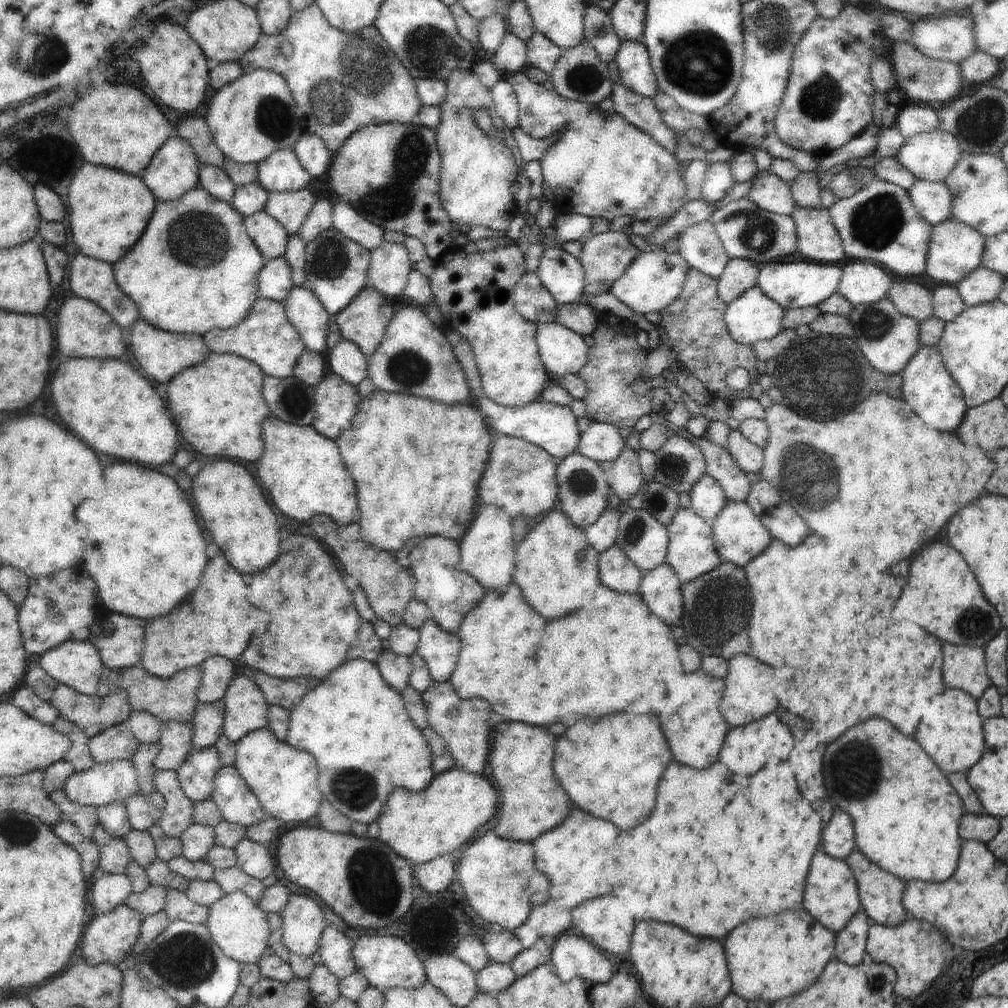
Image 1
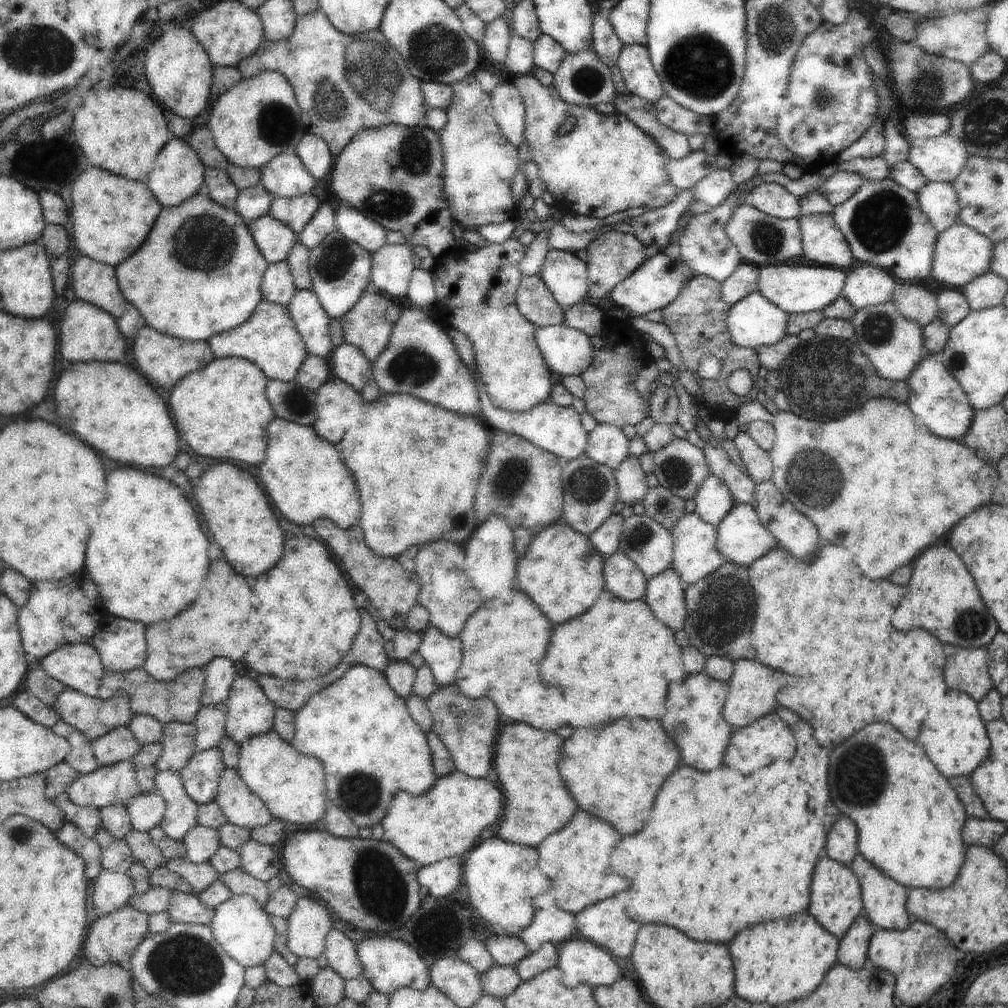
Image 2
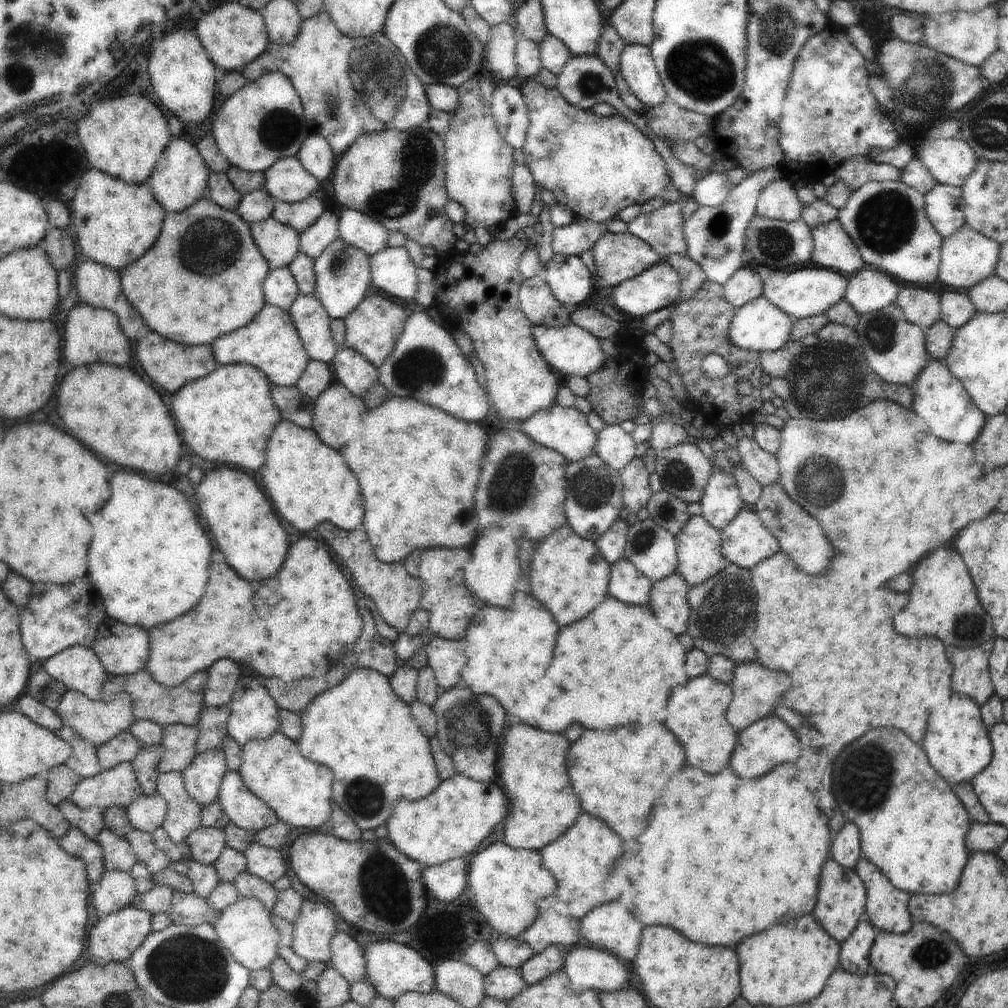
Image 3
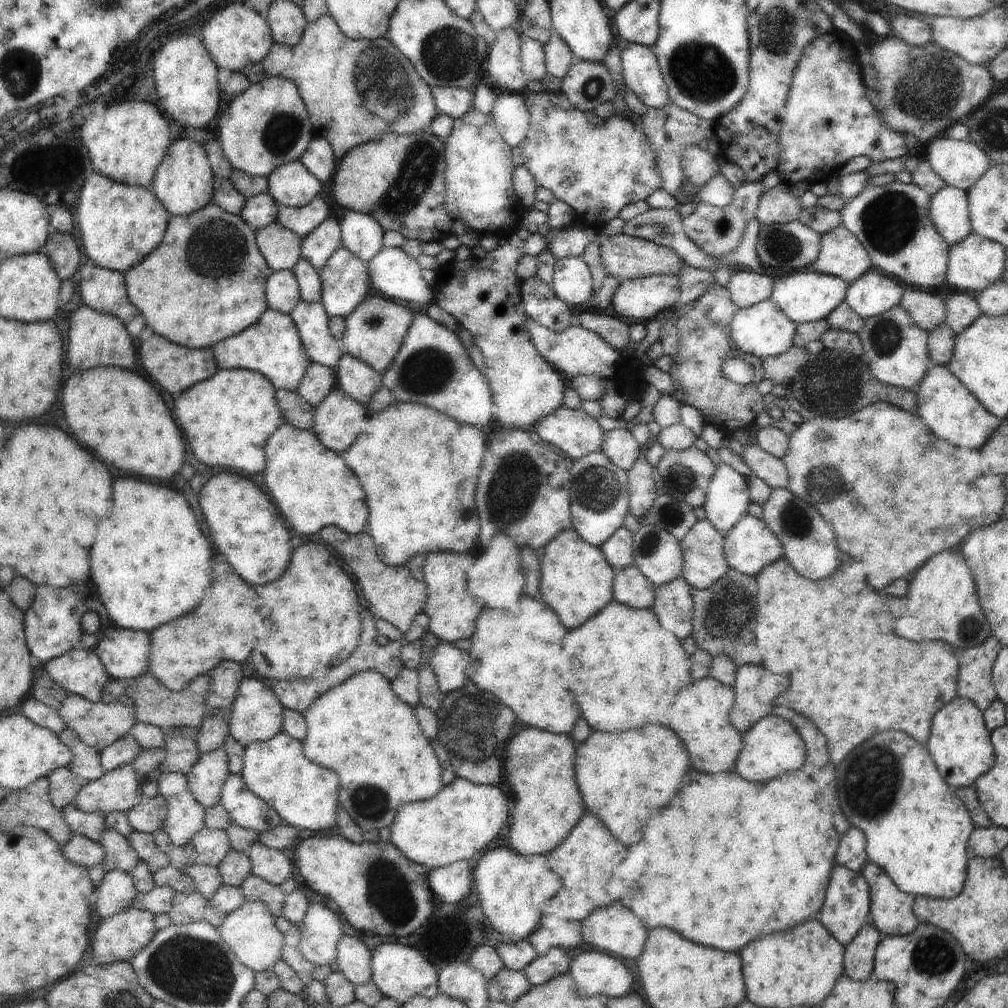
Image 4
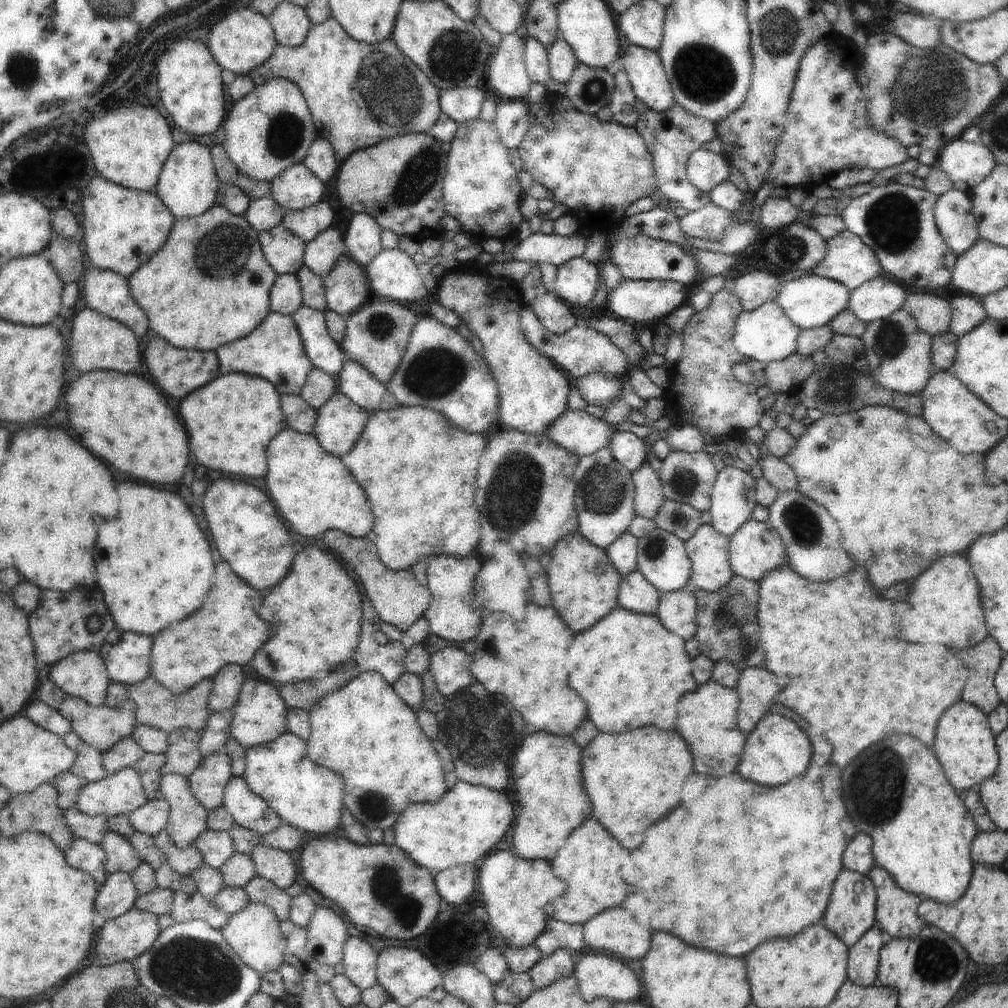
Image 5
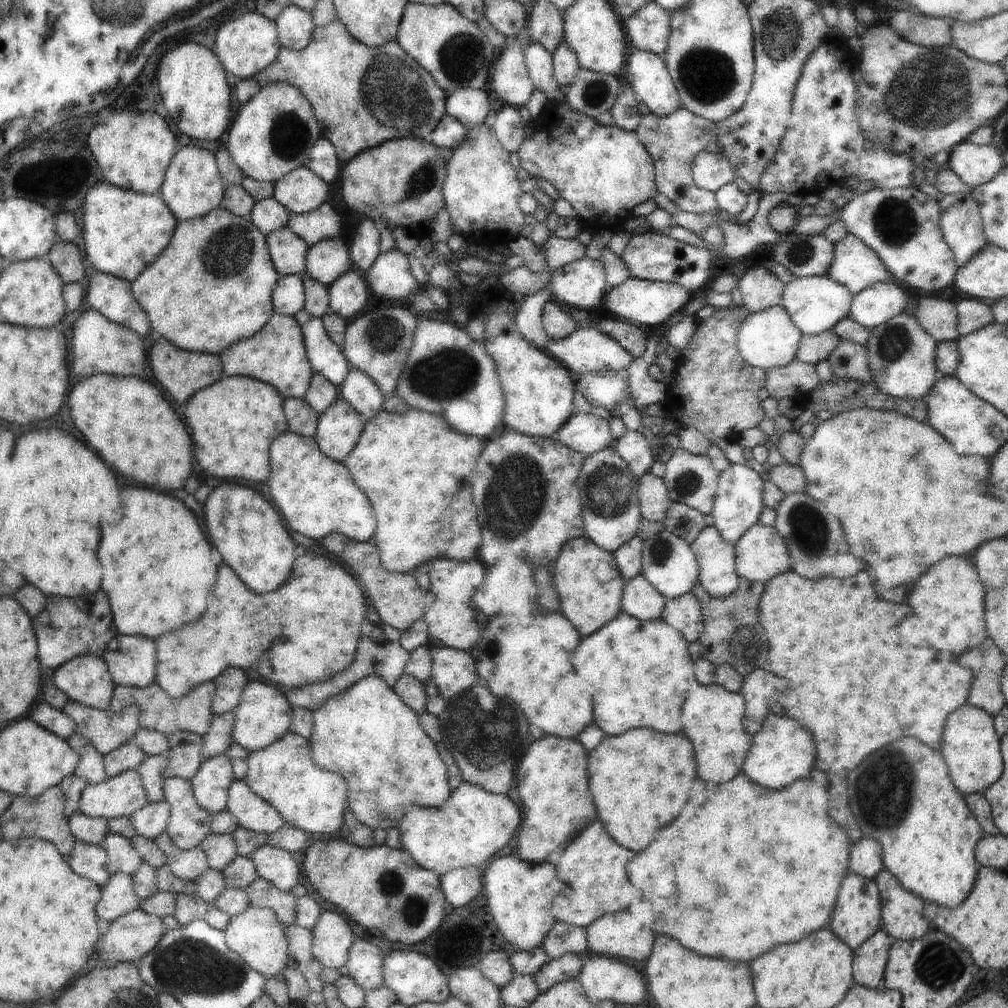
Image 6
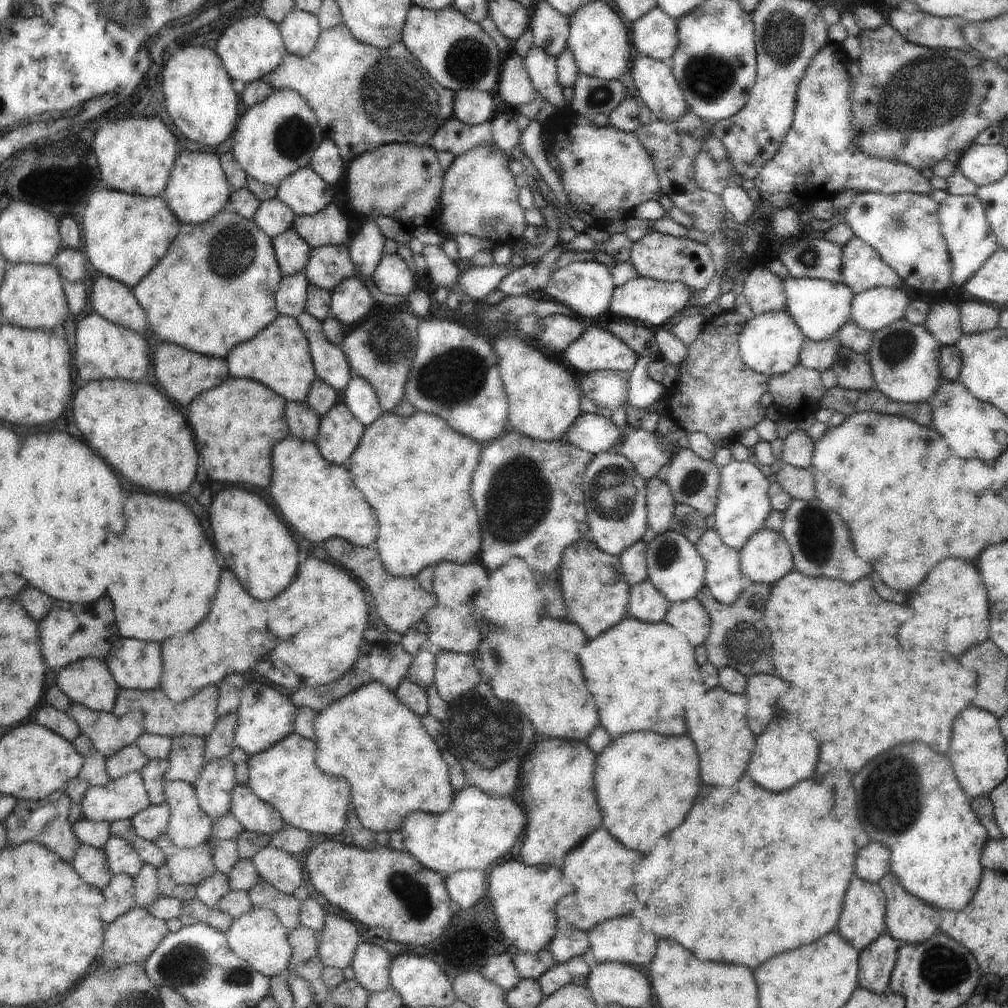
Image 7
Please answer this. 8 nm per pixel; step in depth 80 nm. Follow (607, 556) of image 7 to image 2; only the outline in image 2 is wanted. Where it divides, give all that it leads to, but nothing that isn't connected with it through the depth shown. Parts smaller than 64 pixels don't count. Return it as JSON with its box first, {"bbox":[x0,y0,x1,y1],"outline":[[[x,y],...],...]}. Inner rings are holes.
{"bbox":[517,518,606,624],"outline":[[[560,518],[532,537],[526,554],[518,558],[517,582],[554,624],[562,624],[583,615],[600,599],[606,589],[604,568],[605,557],[594,548],[589,537]]]}

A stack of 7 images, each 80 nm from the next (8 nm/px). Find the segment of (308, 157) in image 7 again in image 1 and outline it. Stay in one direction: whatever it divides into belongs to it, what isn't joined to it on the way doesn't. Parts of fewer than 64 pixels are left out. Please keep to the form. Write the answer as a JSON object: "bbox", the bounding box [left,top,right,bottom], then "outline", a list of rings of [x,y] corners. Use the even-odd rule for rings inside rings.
{"bbox":[205,69,302,164],"outline":[[[256,69],[243,72],[210,98],[205,121],[227,159],[258,164],[278,149],[292,148],[301,138],[302,128],[294,112],[296,104],[286,83],[281,73]]]}

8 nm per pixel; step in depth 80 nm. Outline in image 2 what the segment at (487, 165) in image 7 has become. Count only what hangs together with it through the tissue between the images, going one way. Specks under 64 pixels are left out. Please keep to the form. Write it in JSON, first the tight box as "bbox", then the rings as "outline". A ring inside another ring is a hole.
{"bbox":[438,75,520,230],"outline":[[[468,75],[456,83],[450,84],[453,88],[453,99],[445,110],[448,120],[441,131],[438,131],[445,148],[445,196],[448,198],[450,212],[456,223],[464,230],[476,230],[482,225],[500,224],[514,220],[514,208],[516,200],[512,196],[512,181],[518,172],[520,160],[516,146],[500,132],[494,116],[490,114],[492,104],[488,92],[480,88],[480,84],[474,80],[474,76]]]}

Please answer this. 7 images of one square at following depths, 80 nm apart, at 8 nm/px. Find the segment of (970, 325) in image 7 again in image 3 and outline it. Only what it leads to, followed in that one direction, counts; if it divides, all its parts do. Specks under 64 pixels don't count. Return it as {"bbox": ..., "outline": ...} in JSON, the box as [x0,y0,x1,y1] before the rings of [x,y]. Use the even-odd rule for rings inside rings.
{"bbox":[939,290,977,329],"outline":[[[954,290],[939,296],[939,305],[941,306],[940,320],[953,329],[966,324],[977,313],[968,295]]]}

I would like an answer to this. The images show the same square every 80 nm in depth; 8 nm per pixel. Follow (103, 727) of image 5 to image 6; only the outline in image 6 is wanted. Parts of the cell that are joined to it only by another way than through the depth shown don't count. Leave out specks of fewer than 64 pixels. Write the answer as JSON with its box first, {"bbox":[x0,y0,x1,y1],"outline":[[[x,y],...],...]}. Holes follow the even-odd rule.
{"bbox":[61,700,141,755],"outline":[[[69,700],[61,711],[74,720],[76,732],[89,740],[101,755],[127,743],[141,728],[141,711],[136,705],[112,712]]]}

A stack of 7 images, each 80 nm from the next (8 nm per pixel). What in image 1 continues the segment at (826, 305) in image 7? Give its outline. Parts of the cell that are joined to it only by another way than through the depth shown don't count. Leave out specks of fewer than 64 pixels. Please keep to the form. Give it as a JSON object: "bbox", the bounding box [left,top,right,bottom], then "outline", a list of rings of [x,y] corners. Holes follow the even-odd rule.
{"bbox":[757,260,843,309],"outline":[[[785,260],[769,262],[760,266],[757,285],[762,292],[783,309],[818,306],[837,292],[843,272],[841,264],[808,262],[808,260]]]}

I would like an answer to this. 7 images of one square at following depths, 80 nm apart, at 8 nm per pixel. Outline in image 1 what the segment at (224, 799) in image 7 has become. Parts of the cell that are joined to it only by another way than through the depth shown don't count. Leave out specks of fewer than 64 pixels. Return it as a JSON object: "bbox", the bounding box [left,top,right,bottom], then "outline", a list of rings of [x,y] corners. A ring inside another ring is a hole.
{"bbox":[177,746,222,804],"outline":[[[215,746],[194,750],[177,770],[185,795],[195,804],[210,799],[216,774],[221,767],[222,763]]]}

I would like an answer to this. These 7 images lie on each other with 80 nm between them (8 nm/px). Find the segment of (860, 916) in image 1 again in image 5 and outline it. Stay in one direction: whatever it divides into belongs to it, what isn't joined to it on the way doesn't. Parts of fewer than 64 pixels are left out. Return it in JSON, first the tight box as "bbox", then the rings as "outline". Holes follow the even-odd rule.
{"bbox":[848,926,892,986],"outline":[[[877,926],[870,928],[848,952],[848,978],[853,984],[874,986],[878,983],[880,950],[890,943],[892,936]]]}

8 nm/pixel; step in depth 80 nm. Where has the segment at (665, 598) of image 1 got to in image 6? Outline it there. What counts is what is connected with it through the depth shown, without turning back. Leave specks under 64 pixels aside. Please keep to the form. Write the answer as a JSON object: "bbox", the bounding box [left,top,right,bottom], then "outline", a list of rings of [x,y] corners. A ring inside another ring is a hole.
{"bbox":[661,592,705,644],"outline":[[[688,592],[680,598],[674,598],[674,600],[668,598],[667,600],[661,620],[677,629],[689,644],[699,640],[705,625],[702,608],[696,596]]]}

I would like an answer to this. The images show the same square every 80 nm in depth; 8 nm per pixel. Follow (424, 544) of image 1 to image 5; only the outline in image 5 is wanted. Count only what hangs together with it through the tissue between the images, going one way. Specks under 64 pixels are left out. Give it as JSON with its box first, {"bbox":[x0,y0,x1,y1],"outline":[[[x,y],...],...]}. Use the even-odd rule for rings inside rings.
{"bbox":[424,555,506,656],"outline":[[[432,555],[427,558],[427,587],[433,593],[433,600],[425,611],[424,617],[429,621],[429,633],[440,636],[447,642],[458,642],[460,648],[474,656],[478,634],[482,632],[482,624],[486,624],[484,616],[506,610],[486,610],[482,600],[474,592],[476,575],[482,566],[480,557],[457,557],[450,555]]]}

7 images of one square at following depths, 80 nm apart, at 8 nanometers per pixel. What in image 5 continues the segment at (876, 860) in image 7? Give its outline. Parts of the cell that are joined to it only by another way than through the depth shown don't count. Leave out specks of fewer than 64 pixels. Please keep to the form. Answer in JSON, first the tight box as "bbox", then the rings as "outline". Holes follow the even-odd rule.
{"bbox":[844,832,875,876],"outline":[[[856,832],[844,850],[844,868],[867,876],[875,865],[874,840],[864,833]]]}

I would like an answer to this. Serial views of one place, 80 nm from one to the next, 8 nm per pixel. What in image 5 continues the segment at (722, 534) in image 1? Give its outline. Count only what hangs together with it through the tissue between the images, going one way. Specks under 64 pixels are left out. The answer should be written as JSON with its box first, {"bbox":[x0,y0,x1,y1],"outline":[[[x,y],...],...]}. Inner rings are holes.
{"bbox":[729,520,786,581],"outline":[[[747,520],[729,538],[729,557],[736,575],[759,581],[766,571],[786,564],[778,532],[768,521]]]}

